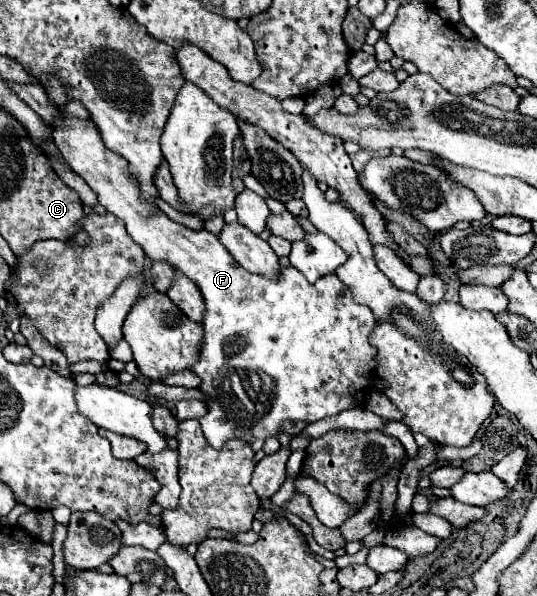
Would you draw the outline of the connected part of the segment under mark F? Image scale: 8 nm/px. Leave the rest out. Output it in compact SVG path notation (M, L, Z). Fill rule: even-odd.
M52 78L46 86L48 98L62 110L62 116L54 122L54 142L60 148L68 166L86 180L86 184L98 194L98 202L126 224L128 234L152 260L164 260L180 268L190 280L200 288L206 310L202 316L204 338L200 342L198 362L192 364L192 372L202 380L200 392L206 396L208 414L200 418L202 432L206 440L220 448L224 442L238 438L242 442L254 444L256 440L278 438L282 434L284 422L318 422L322 418L334 416L350 406L364 406L370 390L368 376L374 372L376 348L368 342L376 318L368 306L354 302L352 290L340 282L336 274L320 278L316 284L308 284L300 270L294 266L282 268L278 278L264 278L262 274L252 274L238 266L232 254L220 244L218 236L200 230L194 232L182 224L172 222L156 206L144 206L138 200L138 182L128 172L128 162L116 152L102 144L98 128L92 120L76 120L64 112L68 102L64 88Z

